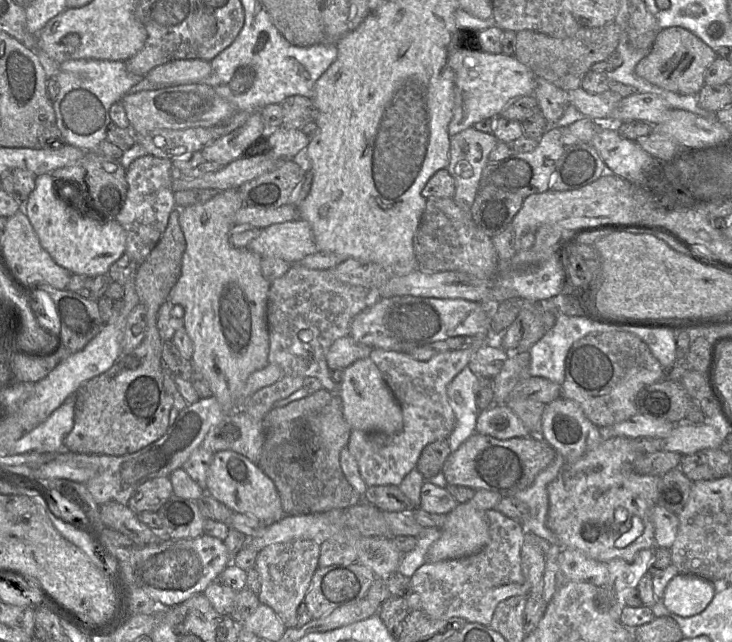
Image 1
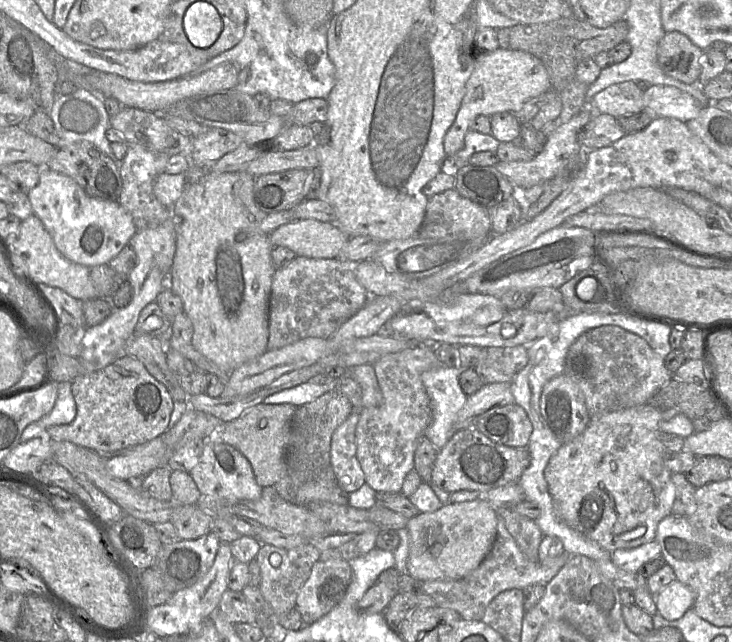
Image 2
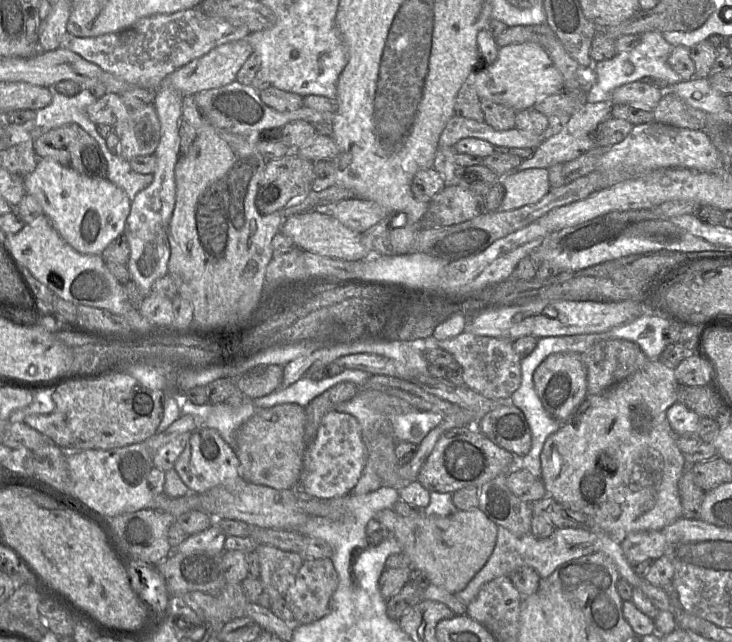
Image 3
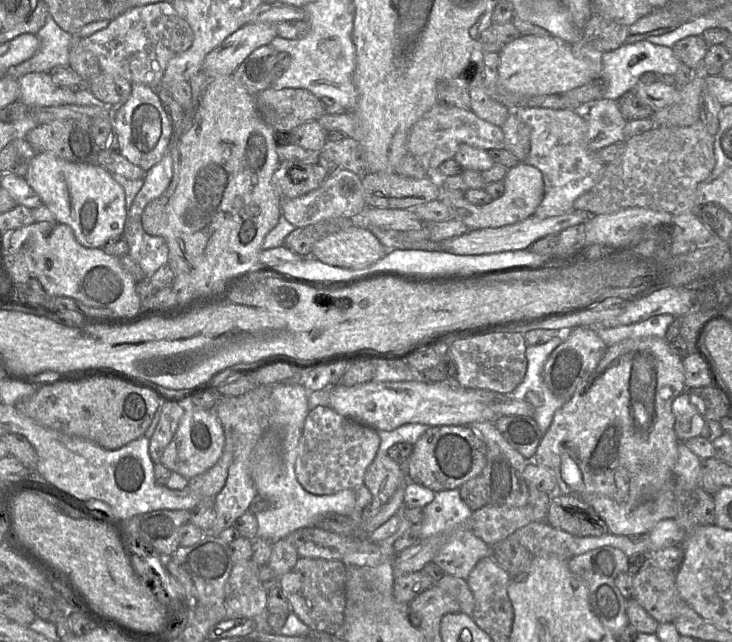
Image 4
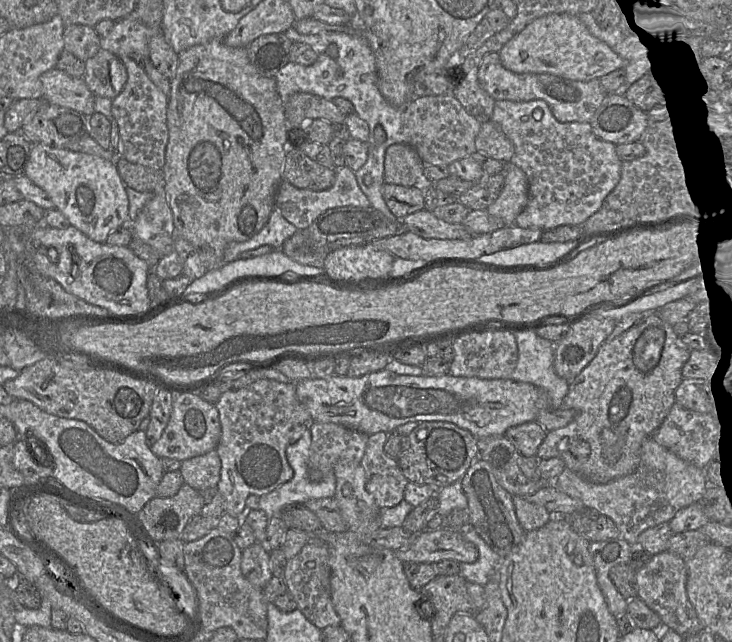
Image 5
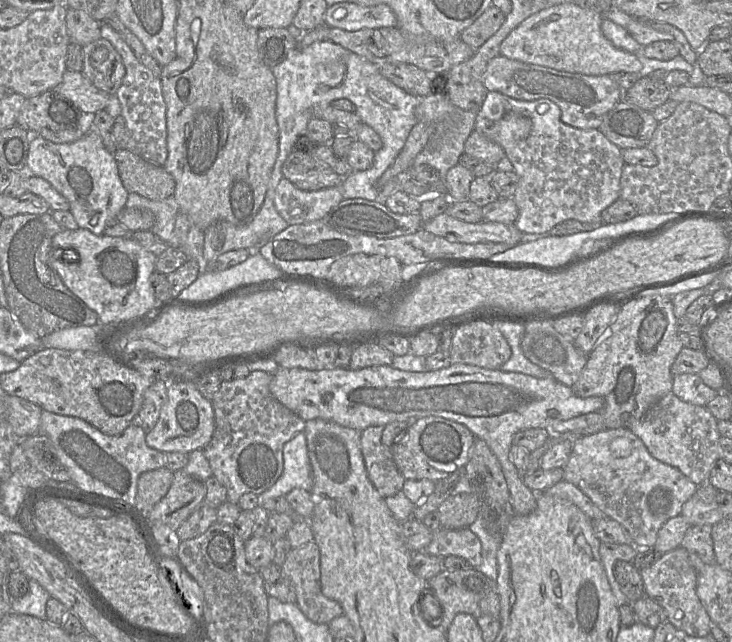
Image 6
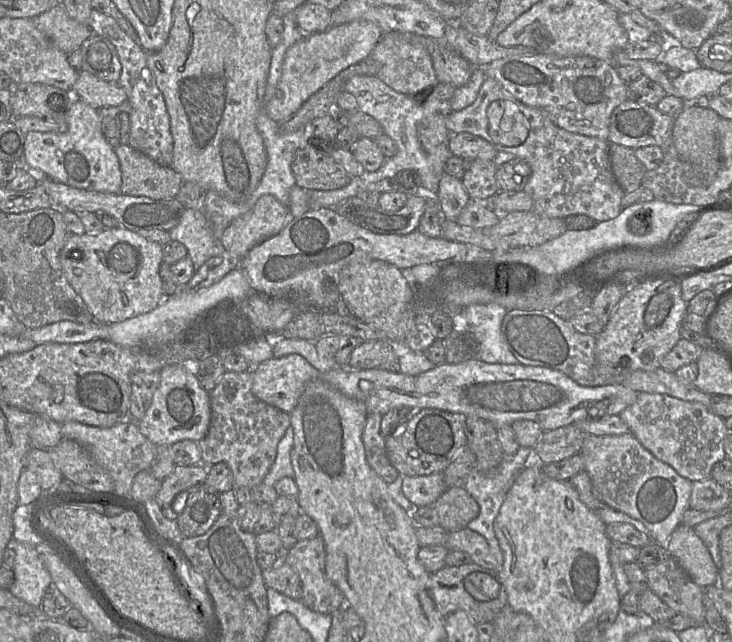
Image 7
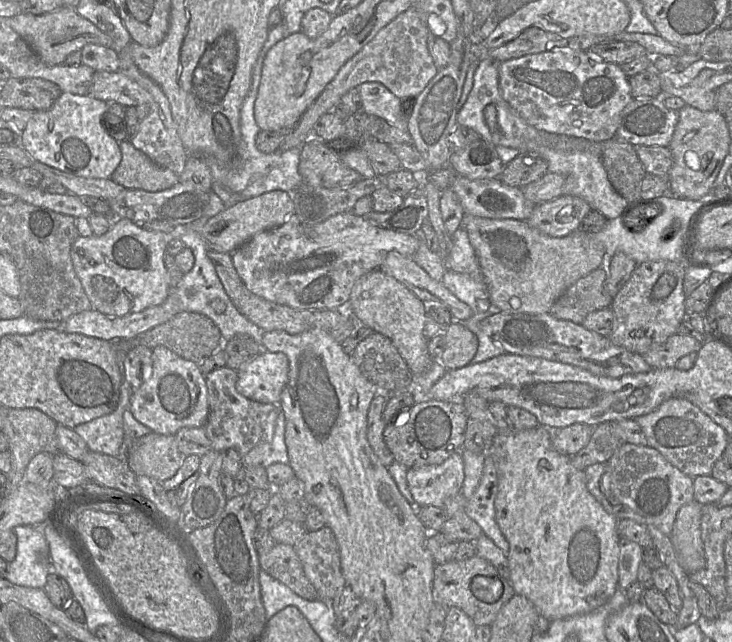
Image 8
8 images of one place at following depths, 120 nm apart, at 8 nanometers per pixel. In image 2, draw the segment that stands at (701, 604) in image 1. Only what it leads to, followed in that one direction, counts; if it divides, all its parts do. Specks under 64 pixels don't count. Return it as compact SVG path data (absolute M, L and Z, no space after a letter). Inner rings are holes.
M675 579L655 596L657 611L666 620L681 618L695 602L695 593L687 585Z

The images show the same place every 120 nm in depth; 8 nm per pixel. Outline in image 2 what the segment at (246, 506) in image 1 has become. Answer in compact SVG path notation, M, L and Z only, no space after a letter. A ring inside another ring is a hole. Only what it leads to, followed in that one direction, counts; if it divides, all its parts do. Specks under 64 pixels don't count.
M215 438L205 441L196 466L189 472L202 496L228 500L258 500L263 488L258 485L248 459L237 449Z

